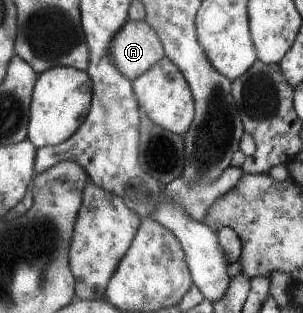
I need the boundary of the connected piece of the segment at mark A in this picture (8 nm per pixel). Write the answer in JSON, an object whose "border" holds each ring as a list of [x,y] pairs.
{"border":[[[129,21],[116,35],[110,51],[112,62],[131,81],[164,58],[164,47],[146,21]]]}

